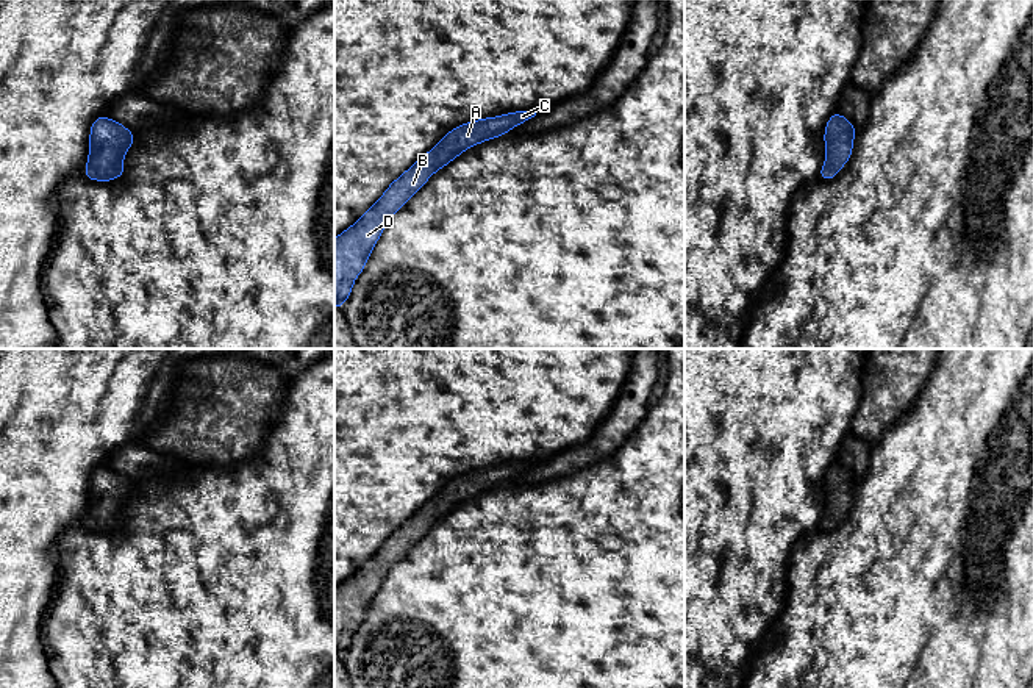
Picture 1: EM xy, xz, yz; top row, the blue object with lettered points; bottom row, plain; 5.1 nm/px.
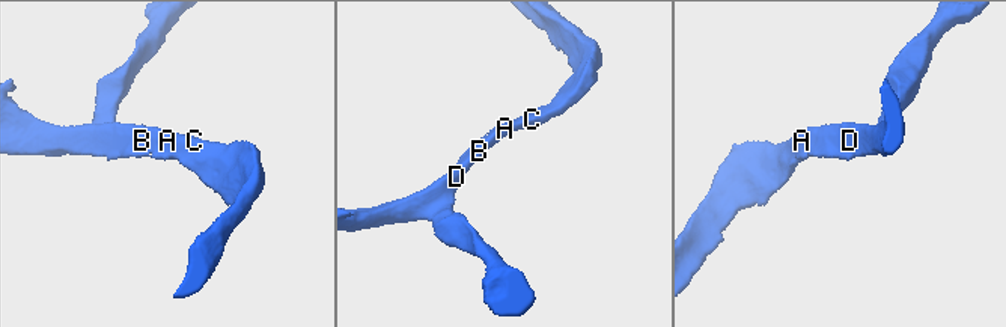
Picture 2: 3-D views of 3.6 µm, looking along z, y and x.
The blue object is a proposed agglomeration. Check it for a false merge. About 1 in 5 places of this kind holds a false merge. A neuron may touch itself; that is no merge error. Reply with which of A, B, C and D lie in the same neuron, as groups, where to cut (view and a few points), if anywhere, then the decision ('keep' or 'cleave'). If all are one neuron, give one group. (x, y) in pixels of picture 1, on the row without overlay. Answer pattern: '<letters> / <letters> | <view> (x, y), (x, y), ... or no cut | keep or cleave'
A B C D | no cut | keep

